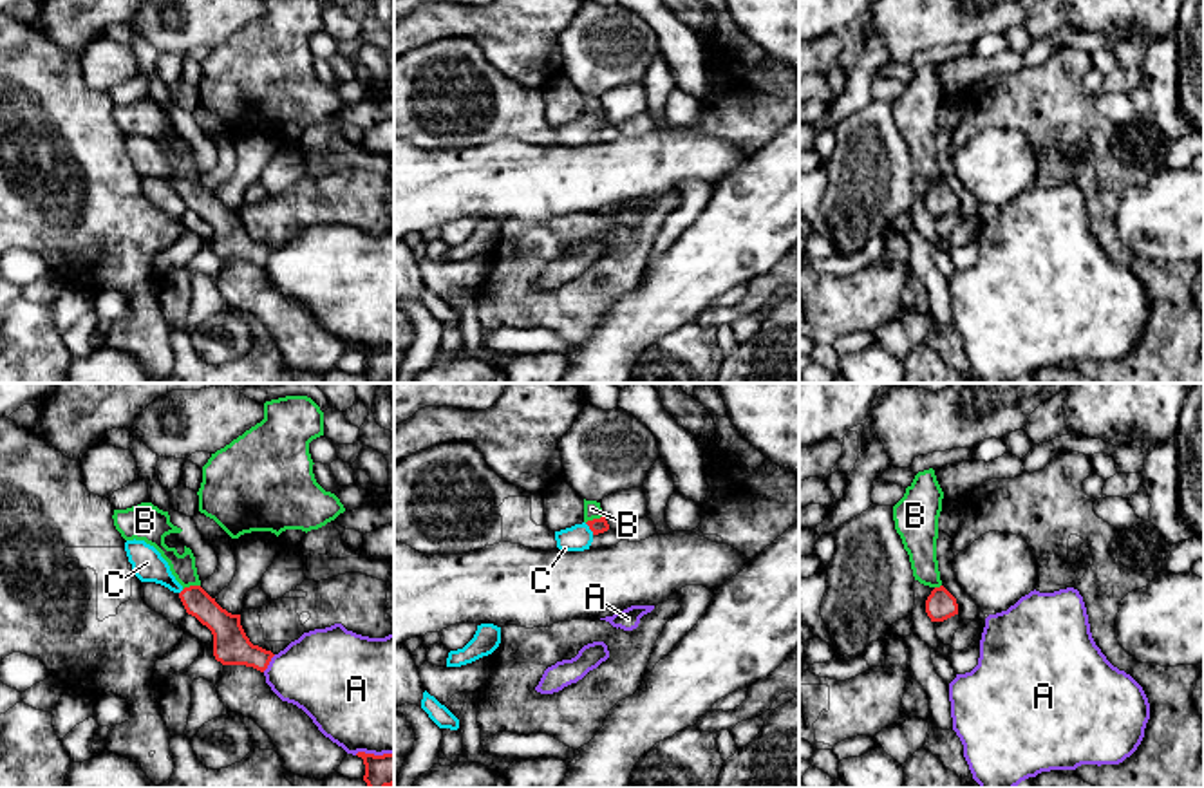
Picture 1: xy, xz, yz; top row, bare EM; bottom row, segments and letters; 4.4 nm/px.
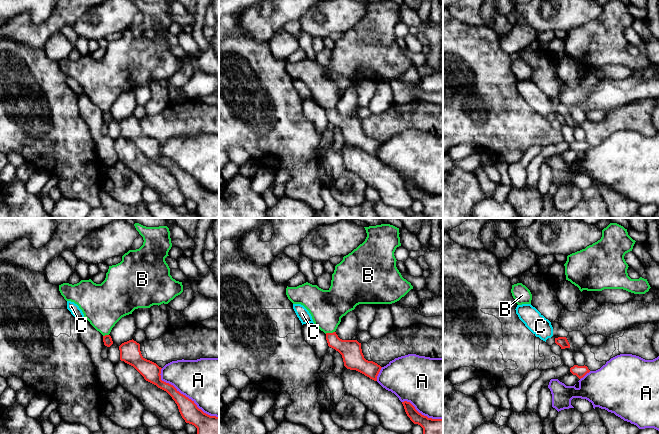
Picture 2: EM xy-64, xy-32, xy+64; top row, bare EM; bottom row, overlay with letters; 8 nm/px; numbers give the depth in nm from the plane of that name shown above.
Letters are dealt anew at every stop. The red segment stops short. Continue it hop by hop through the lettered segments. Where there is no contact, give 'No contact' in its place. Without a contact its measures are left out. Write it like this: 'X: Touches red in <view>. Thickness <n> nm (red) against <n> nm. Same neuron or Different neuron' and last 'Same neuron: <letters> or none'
A: Touches red in xy. Thickness 160 nm (red) against 380 nm. Different neuron
B: Touches red in xy. Thickness 140 nm (red) against 110 nm. Different neuron
C: Touches red in xz. Thickness 70 nm (red) against 120 nm. Same neuron
Same neuron: C

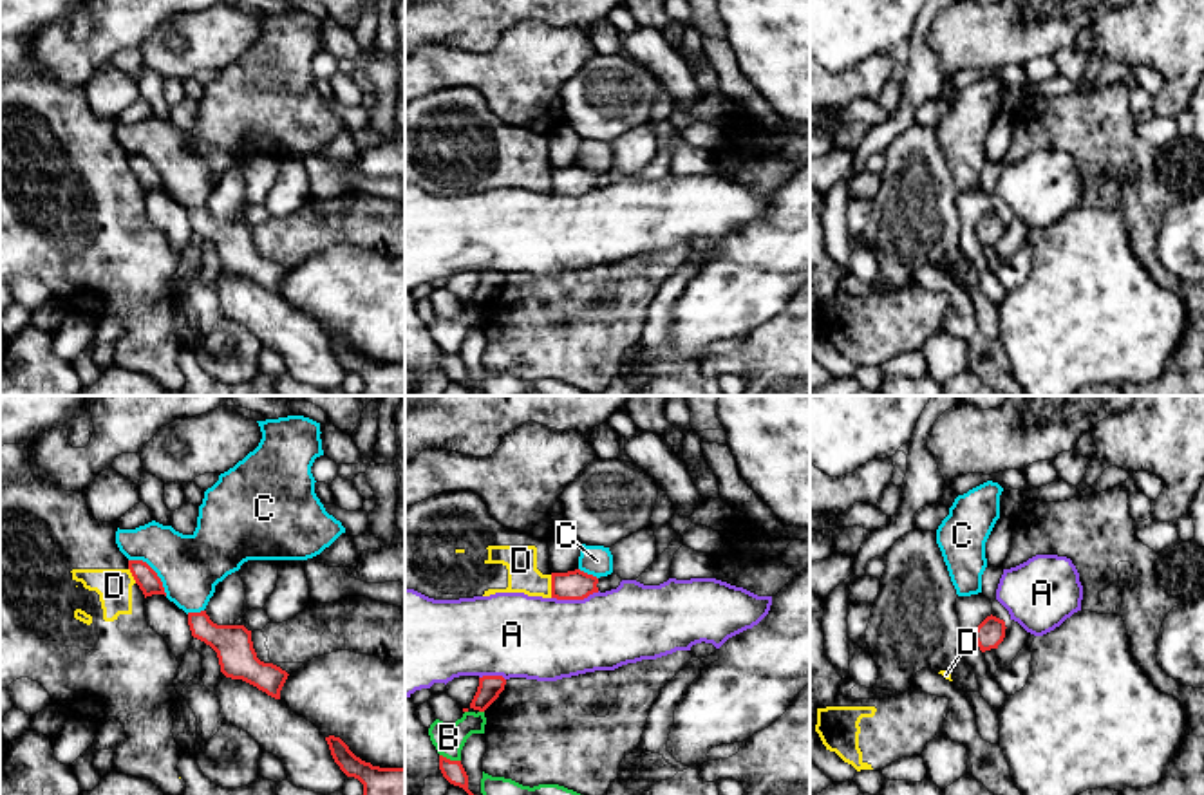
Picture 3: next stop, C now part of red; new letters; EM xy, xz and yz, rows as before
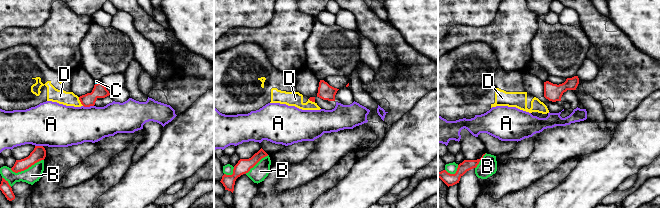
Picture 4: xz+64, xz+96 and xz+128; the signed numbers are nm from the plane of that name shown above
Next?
A: Touches red in xz. Thickness 130 nm (red) against 360 nm. Different neuron
B: Touches red in xz. Thickness 100 nm (red) against 140 nm. Different neuron
C: Touches red in xy. Thickness 100 nm (red) against 280 nm. Different neuron
D: Touches red in xz. Thickness 130 nm (red) against 140 nm. Different neuron
Same neuron: none

